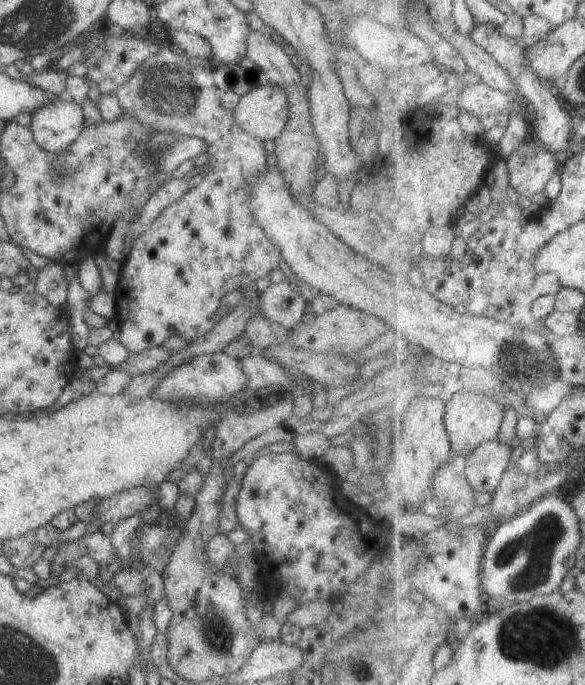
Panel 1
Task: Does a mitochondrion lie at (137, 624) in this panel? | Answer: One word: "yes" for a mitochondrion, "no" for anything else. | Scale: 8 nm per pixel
no

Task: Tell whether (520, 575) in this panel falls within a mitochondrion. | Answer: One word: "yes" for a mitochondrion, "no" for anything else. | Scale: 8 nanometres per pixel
yes

